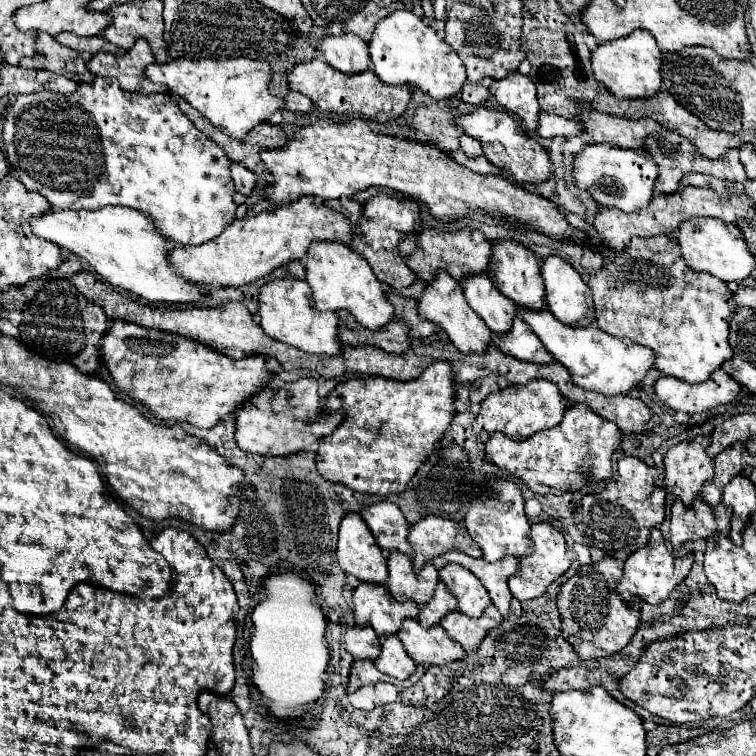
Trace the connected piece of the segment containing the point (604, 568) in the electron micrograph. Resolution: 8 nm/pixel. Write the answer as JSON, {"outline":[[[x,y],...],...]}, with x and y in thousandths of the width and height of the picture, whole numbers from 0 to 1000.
{"outline":[[[800,735],[792,743],[782,743],[769,749],[747,772],[739,778],[737,802],[745,820],[742,839],[758,852],[761,862],[779,873],[790,868],[808,868],[819,862],[840,839],[845,825],[845,804],[840,799],[829,799],[816,788],[813,772],[821,767],[821,751],[813,738]]]}

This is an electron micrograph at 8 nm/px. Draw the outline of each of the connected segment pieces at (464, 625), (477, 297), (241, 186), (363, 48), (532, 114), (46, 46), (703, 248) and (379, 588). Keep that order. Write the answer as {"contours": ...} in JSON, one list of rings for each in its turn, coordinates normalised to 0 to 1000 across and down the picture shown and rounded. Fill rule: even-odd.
{"contours":[[[[652,799],[647,804],[642,804],[639,815],[634,815],[631,820],[626,820],[623,815],[615,815],[612,810],[597,810],[594,815],[589,815],[589,820],[583,820],[583,828],[589,831],[589,836],[594,836],[594,841],[599,841],[599,847],[604,847],[615,862],[628,862],[631,854],[636,852],[639,841],[660,828],[663,823],[663,812],[657,810],[657,804],[652,804]]],[[[642,362],[615,365],[610,370],[610,378],[620,405],[642,423],[649,439],[665,442],[676,434],[684,405],[679,402],[679,397],[657,386],[657,381]]],[[[311,214],[303,222],[306,222],[306,235],[311,241],[311,251],[319,254],[319,257],[324,257],[324,259],[329,259],[332,251],[337,249],[337,243],[340,243],[337,230],[332,225],[327,225],[324,220],[311,217]]],[[[454,42],[448,48],[427,48],[419,53],[419,63],[430,79],[451,95],[470,98],[488,90],[485,56],[470,45]]],[[[679,95],[665,106],[655,106],[647,114],[647,122],[665,143],[681,148],[700,172],[710,172],[710,122],[702,103],[692,101],[689,95]]],[[[52,45],[49,66],[46,66],[44,77],[30,77],[25,87],[67,93],[73,98],[91,101],[99,108],[123,108],[126,101],[115,93],[112,85],[115,85],[115,79],[104,69],[82,61],[65,45]]],[[[925,288],[909,291],[898,302],[896,323],[901,328],[901,339],[906,349],[917,357],[930,357],[948,365],[956,373],[980,373],[999,357],[999,344],[988,331],[988,323],[980,312],[980,304],[972,296],[959,296],[948,288]]],[[[483,772],[467,780],[467,810],[472,828],[493,828],[499,839],[522,839],[536,817],[552,817],[554,799],[525,796],[509,772]]]]}

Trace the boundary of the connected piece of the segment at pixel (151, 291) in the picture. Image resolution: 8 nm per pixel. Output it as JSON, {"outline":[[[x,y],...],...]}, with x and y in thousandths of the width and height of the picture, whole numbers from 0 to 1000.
{"outline":[[[139,272],[131,278],[65,278],[54,286],[46,286],[41,294],[44,310],[60,315],[104,341],[115,344],[118,352],[147,378],[176,386],[197,399],[258,399],[266,394],[266,384],[242,370],[239,365],[229,365],[221,349],[221,333],[226,331],[226,320],[216,315],[197,286],[189,280],[160,275],[160,272]]]}

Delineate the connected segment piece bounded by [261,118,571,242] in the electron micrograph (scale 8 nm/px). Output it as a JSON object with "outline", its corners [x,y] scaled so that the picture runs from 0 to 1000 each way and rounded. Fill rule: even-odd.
{"outline":[[[435,156],[419,159],[417,164],[401,167],[396,175],[390,175],[388,183],[380,185],[377,196],[348,198],[345,212],[351,214],[353,225],[361,233],[361,243],[353,243],[348,249],[351,265],[356,265],[361,270],[390,267],[398,259],[422,259],[427,265],[451,262],[451,259],[464,262],[470,254],[483,251],[488,246],[507,246],[507,249],[517,249],[522,254],[533,254],[552,267],[560,267],[573,280],[573,286],[586,294],[597,294],[597,291],[612,288],[612,286],[631,286],[631,291],[642,291],[642,294],[657,291],[660,286],[676,286],[681,291],[689,291],[689,294],[705,299],[710,307],[729,312],[737,320],[745,320],[745,315],[750,315],[750,304],[755,302],[753,294],[747,291],[747,286],[737,278],[737,272],[731,267],[721,265],[718,259],[705,257],[702,251],[694,251],[689,246],[681,246],[681,243],[671,241],[668,235],[631,230],[631,228],[604,217],[597,206],[583,201],[578,193],[560,190],[560,188],[544,188],[544,185],[522,183],[515,177],[496,177],[488,169],[485,159],[478,159],[478,156],[464,156],[456,161],[440,161]]]}

